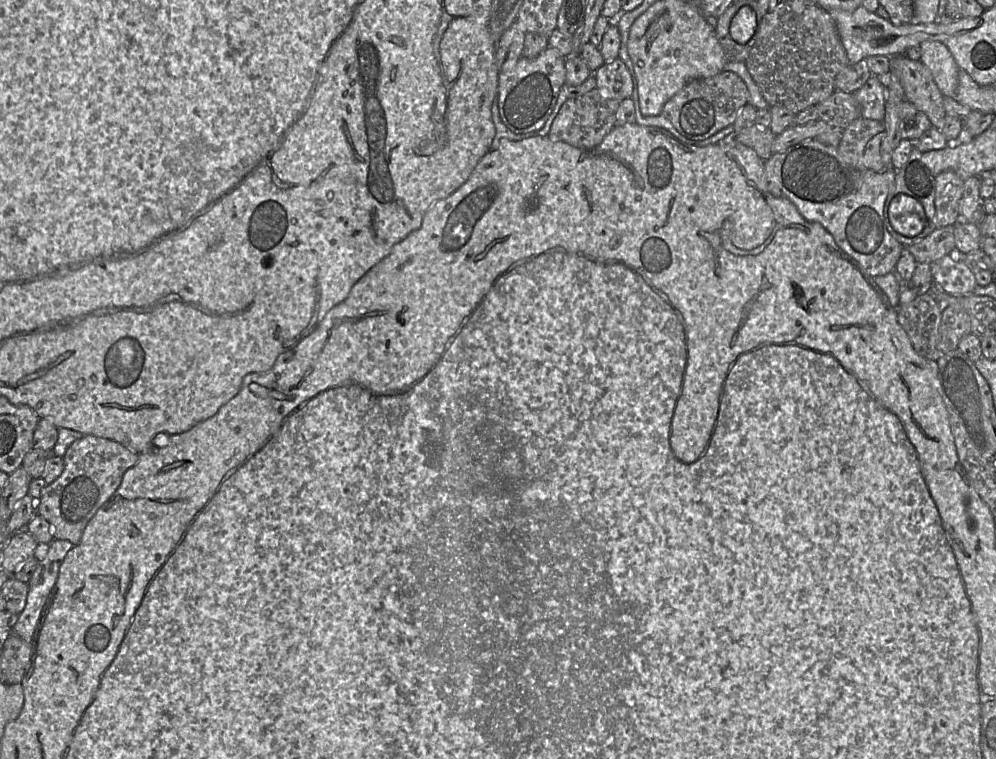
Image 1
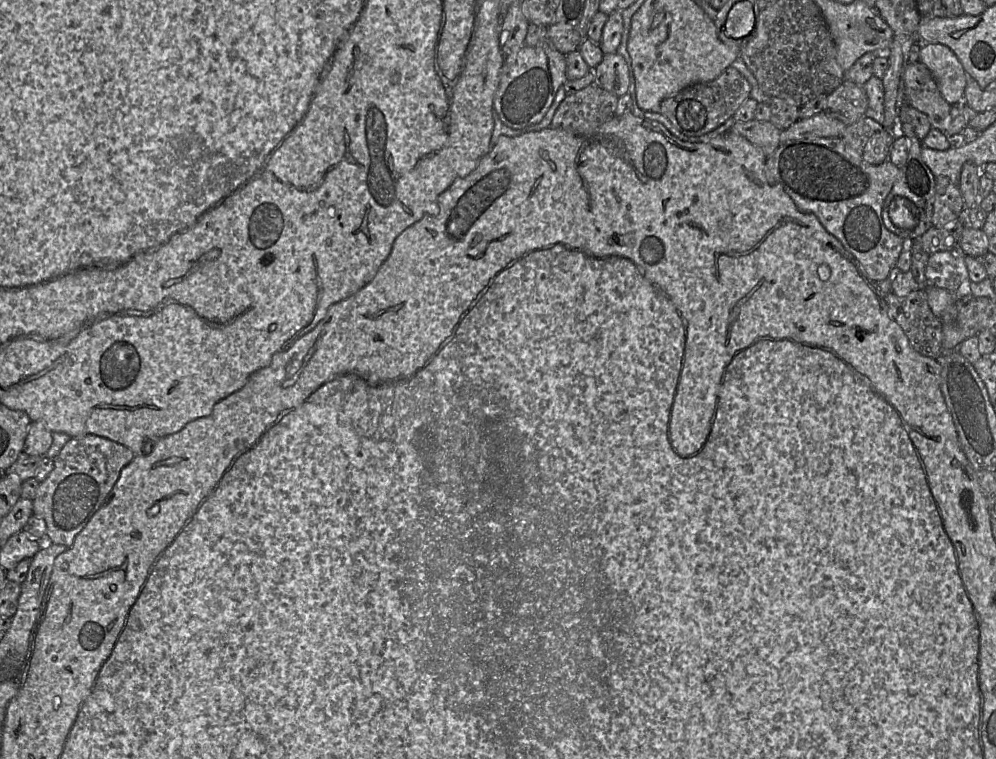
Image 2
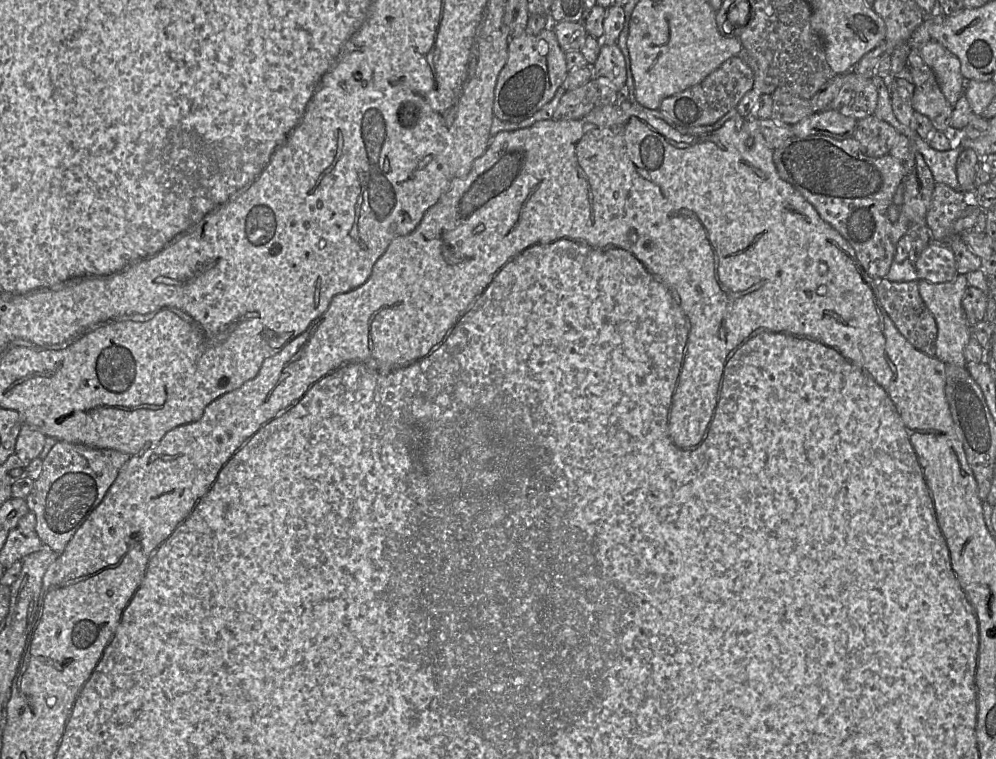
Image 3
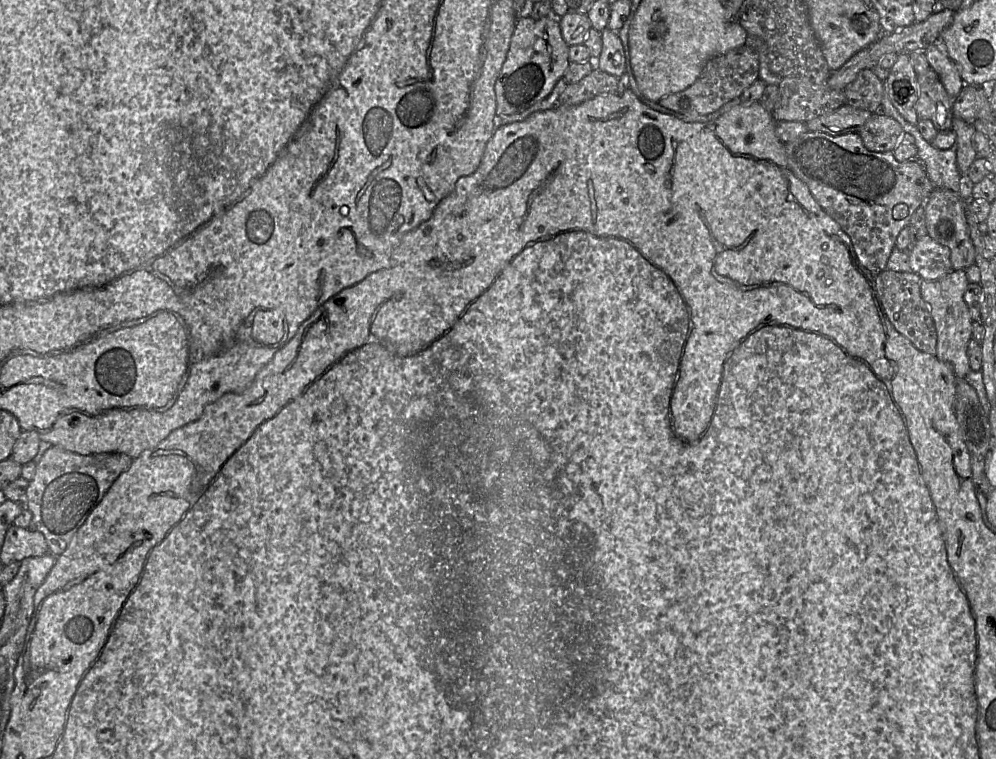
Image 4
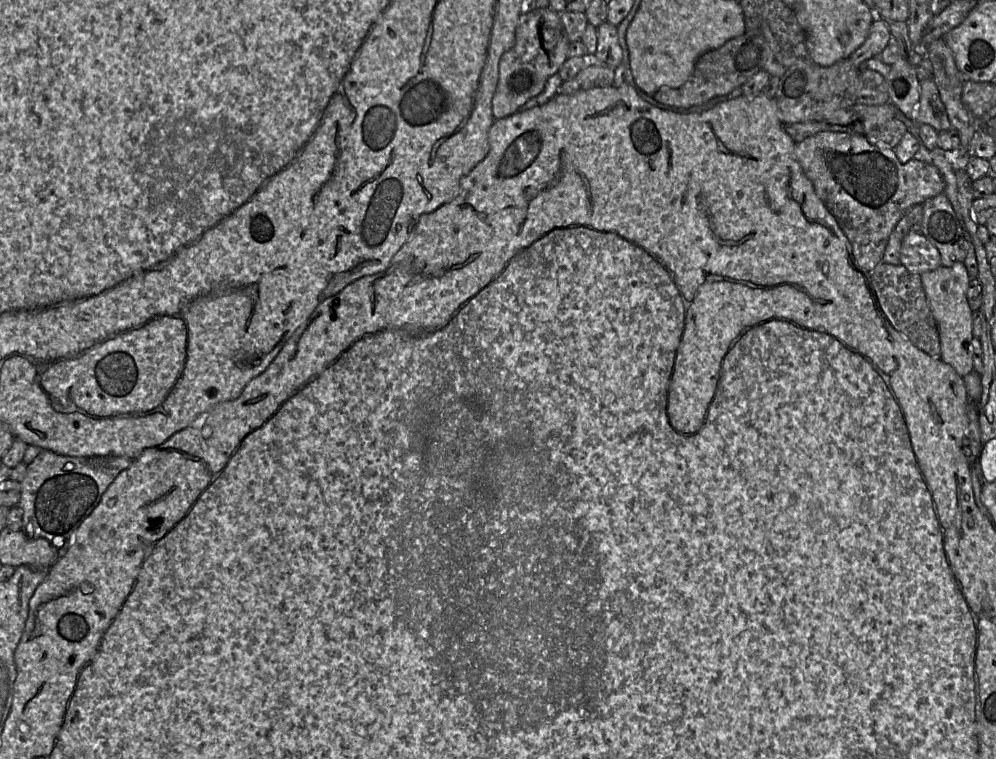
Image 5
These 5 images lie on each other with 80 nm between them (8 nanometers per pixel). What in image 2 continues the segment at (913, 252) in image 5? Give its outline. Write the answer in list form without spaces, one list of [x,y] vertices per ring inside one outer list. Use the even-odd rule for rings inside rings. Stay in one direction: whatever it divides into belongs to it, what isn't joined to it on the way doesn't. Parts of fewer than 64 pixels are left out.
[[[958,251],[930,255],[925,270],[928,284],[951,291],[957,297],[971,294],[971,280],[963,257]]]

